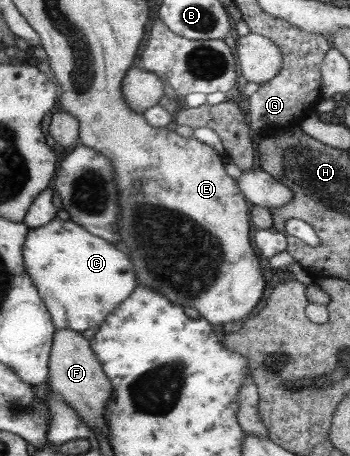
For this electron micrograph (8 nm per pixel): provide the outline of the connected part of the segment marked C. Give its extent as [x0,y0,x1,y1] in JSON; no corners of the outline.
[22,217,137,333]

